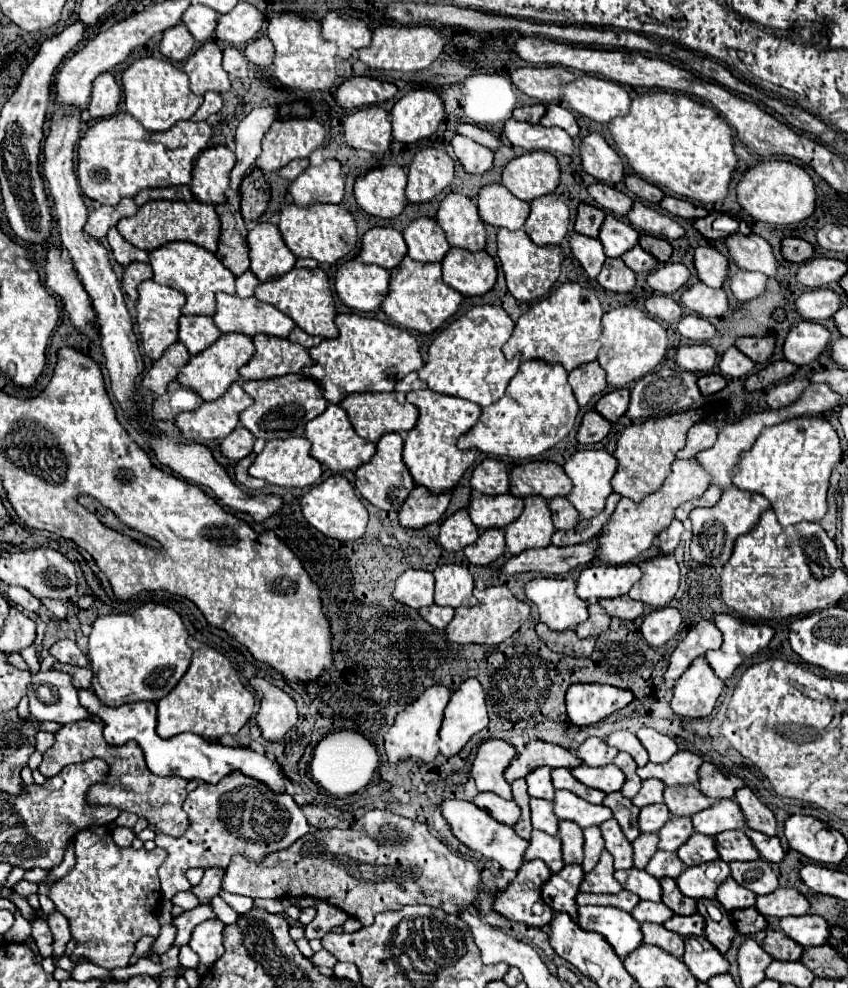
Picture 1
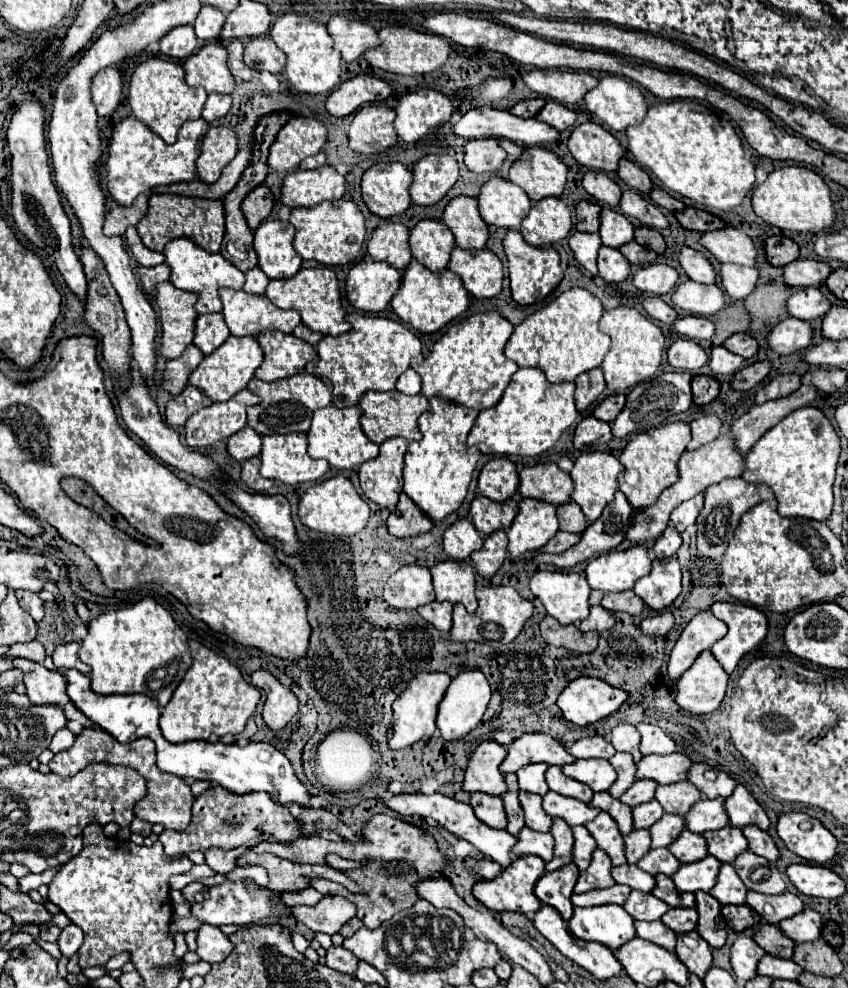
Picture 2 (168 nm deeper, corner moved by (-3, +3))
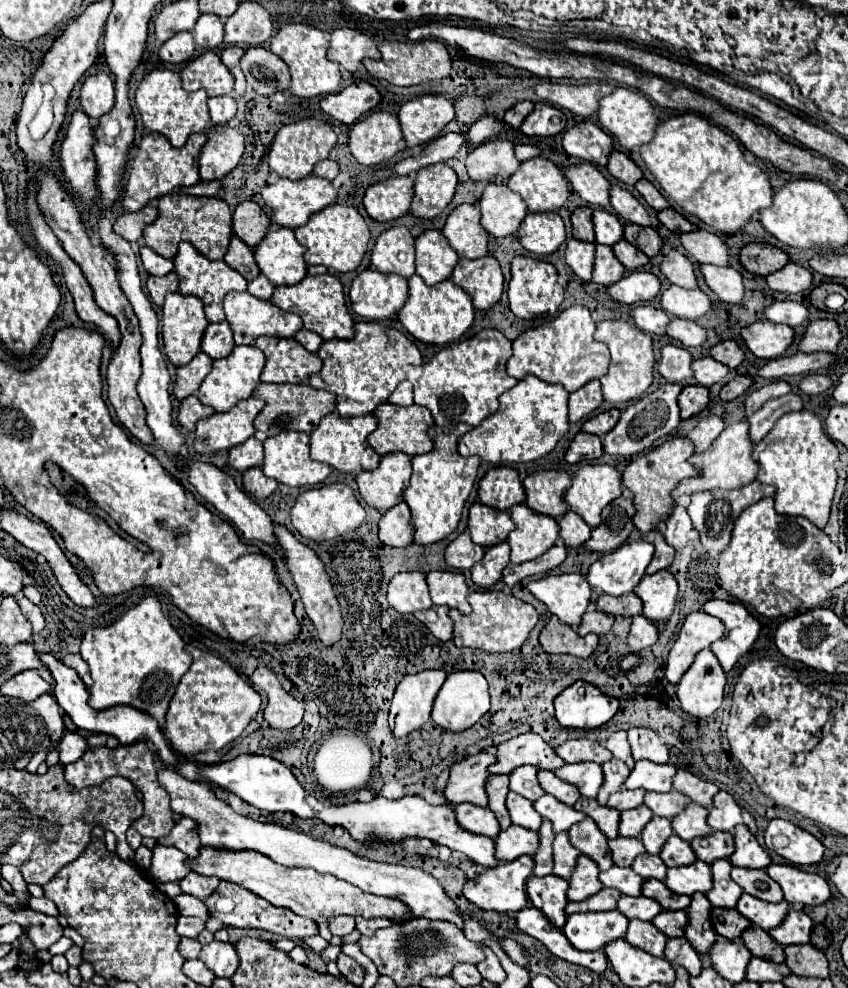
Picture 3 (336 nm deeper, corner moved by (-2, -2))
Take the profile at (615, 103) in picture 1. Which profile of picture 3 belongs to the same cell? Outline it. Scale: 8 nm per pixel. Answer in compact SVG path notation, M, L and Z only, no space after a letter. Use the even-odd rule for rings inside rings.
M617 87L613 93L601 97L599 109L597 109L597 119L599 119L599 125L603 129L607 129L611 135L615 135L617 141L627 149L635 149L639 145L651 141L655 127L657 127L657 117L655 117L655 109L653 109L651 101L645 95L641 95L629 87Z

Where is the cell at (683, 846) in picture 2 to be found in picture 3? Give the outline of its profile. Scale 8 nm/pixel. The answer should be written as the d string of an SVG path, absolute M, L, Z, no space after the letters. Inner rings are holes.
M671 835L669 841L665 843L665 847L661 849L659 855L667 867L681 867L681 865L689 865L691 861L695 861L695 853L691 849L691 845L687 841L683 841L677 835Z

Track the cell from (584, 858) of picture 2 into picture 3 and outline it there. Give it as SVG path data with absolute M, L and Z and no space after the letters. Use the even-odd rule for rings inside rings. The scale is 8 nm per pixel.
M557 833L555 841L553 841L553 859L555 859L555 869L553 873L569 879L573 875L573 869L577 865L577 857L579 857L579 849L573 849L573 845L569 843L569 833Z

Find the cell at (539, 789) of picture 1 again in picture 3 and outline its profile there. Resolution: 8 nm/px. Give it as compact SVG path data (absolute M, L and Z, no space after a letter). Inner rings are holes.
M533 765L517 767L511 773L511 791L527 797L529 801L537 801L541 795L545 795L537 781L537 769Z

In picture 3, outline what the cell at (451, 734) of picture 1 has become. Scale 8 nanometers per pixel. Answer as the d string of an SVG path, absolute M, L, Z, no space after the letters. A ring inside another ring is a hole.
M455 671L443 683L433 705L433 721L445 731L465 731L489 711L489 687L479 671Z

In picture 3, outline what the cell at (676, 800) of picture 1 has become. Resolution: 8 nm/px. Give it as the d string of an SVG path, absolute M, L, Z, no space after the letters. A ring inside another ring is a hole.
M669 791L669 793L647 793L645 795L645 805L657 815L657 817L667 817L673 819L677 817L689 803L691 799L679 791Z

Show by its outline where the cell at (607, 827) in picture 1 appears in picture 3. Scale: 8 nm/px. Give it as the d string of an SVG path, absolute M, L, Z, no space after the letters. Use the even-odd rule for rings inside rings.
M585 817L585 821L571 827L569 839L583 855L593 857L593 861L597 861L601 871L613 867L611 851L609 851L609 845L607 845L609 839L601 833L601 829L597 827L597 823L591 817Z

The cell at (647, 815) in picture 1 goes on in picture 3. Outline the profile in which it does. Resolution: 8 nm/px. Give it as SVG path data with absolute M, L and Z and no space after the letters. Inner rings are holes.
M639 805L635 809L629 809L621 813L621 823L619 823L619 835L623 837L639 837L645 825L653 819L653 811L647 805Z

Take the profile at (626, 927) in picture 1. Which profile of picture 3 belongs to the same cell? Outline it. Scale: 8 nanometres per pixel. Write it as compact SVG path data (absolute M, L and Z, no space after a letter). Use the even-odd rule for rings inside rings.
M619 911L601 913L575 913L567 917L563 933L575 949L599 951L607 943L623 939L629 927L629 919Z

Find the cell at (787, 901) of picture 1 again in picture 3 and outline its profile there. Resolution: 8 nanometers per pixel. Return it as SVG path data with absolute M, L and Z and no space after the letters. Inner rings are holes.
M741 895L741 899L737 901L737 911L743 913L743 917L747 917L753 925L757 925L765 931L771 931L785 921L789 903L787 901L767 903L757 897L751 897L751 895Z

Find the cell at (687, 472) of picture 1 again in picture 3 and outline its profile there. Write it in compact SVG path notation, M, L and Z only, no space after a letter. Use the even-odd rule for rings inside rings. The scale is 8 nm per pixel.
M737 421L737 423L731 423L727 425L721 435L713 441L713 445L701 453L701 455L693 455L689 457L689 463L699 469L699 477L693 477L693 479L683 479L671 493L673 501L677 503L677 499L681 495L691 495L695 491L713 491L713 489L737 489L737 487L743 487L743 485L749 485L751 481L755 481L755 475L757 475L757 463L753 461L751 457L751 441L749 441L749 435L747 435L747 421Z

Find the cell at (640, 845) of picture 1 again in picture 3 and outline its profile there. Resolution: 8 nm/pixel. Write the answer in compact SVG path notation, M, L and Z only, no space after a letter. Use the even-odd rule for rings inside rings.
M617 837L609 841L613 863L617 867L631 867L637 855L645 853L645 845L641 839L629 839L629 837Z

